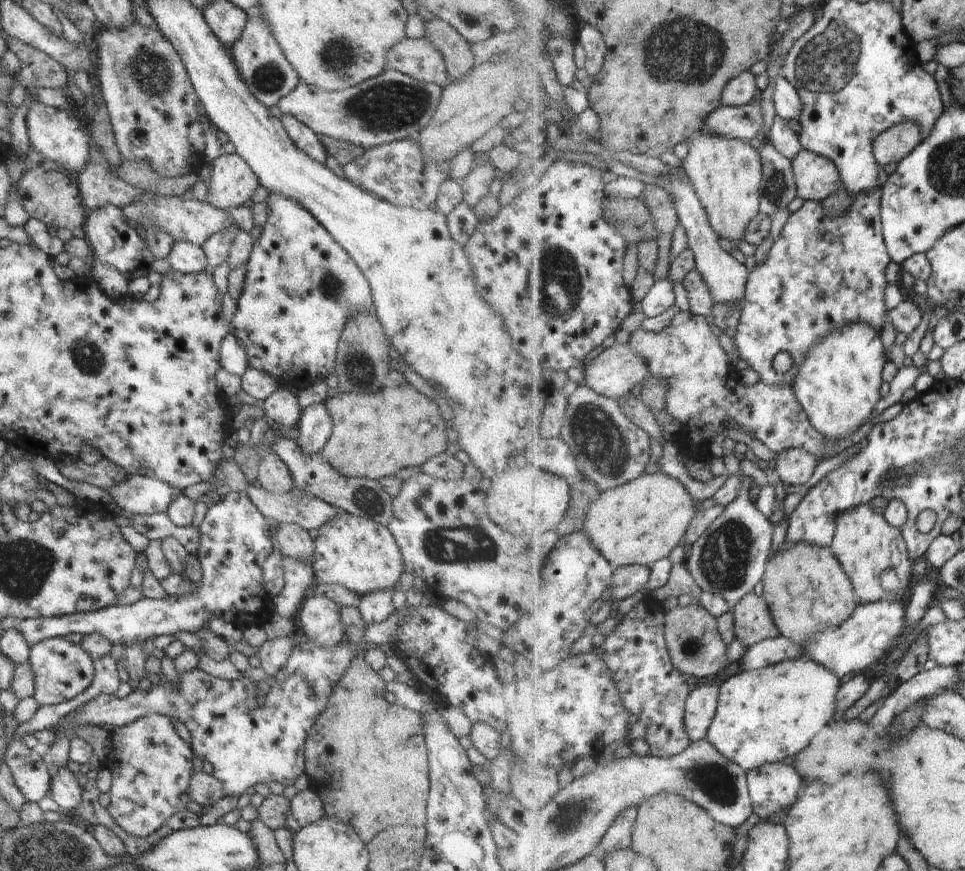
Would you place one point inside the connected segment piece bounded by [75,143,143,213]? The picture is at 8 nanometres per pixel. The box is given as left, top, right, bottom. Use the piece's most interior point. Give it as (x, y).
(97, 185)

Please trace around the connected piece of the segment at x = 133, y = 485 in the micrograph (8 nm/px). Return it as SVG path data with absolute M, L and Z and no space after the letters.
M129 476L124 482L112 486L112 490L108 488L107 491L112 503L128 513L160 514L161 517L166 513L169 502L183 493L176 486L148 476Z

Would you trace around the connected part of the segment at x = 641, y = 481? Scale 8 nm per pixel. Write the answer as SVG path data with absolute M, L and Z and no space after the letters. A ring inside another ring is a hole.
M646 473L637 480L632 480L606 490L600 498L596 500L586 516L586 523L583 531L590 536L594 546L608 558L616 568L630 565L654 566L660 560L667 558L682 544L682 538L686 536L692 520L696 518L696 502L688 488L674 476L668 474L648 474Z

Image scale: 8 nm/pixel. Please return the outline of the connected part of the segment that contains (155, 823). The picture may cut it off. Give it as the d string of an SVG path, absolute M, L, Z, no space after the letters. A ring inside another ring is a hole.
M150 714L111 732L112 746L120 750L120 762L108 766L112 773L112 802L106 810L134 838L150 836L183 808L180 796L188 791L194 754L178 736L172 721L170 716Z

